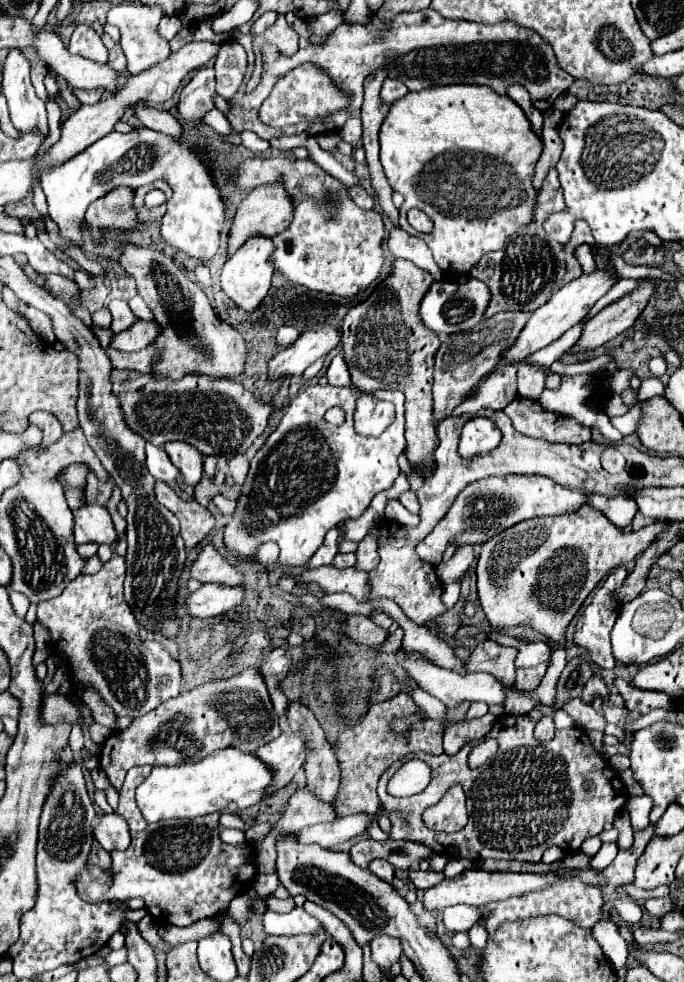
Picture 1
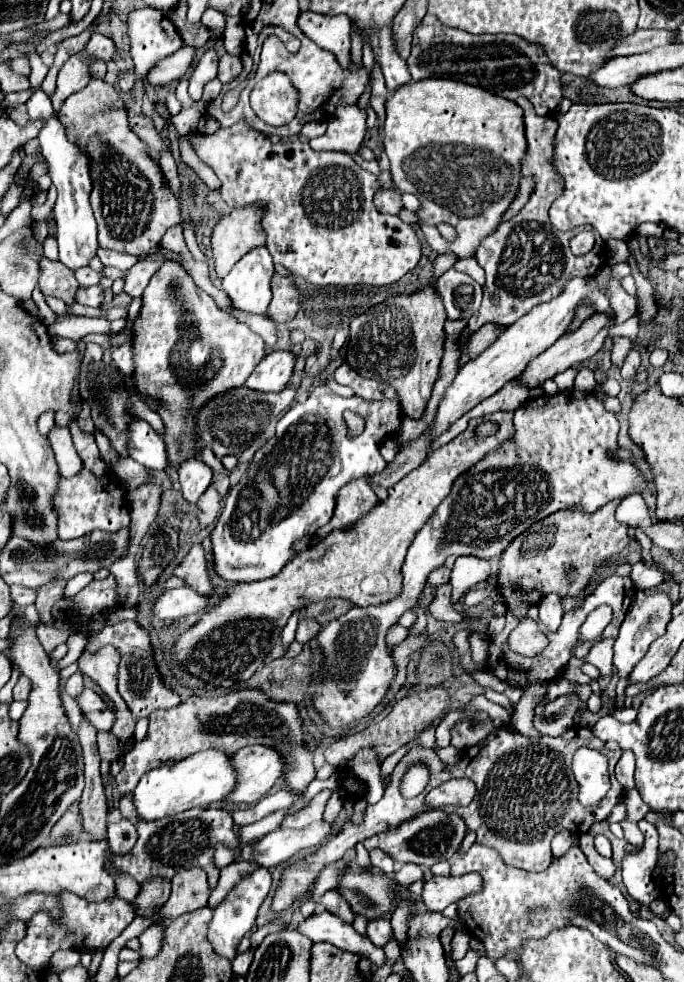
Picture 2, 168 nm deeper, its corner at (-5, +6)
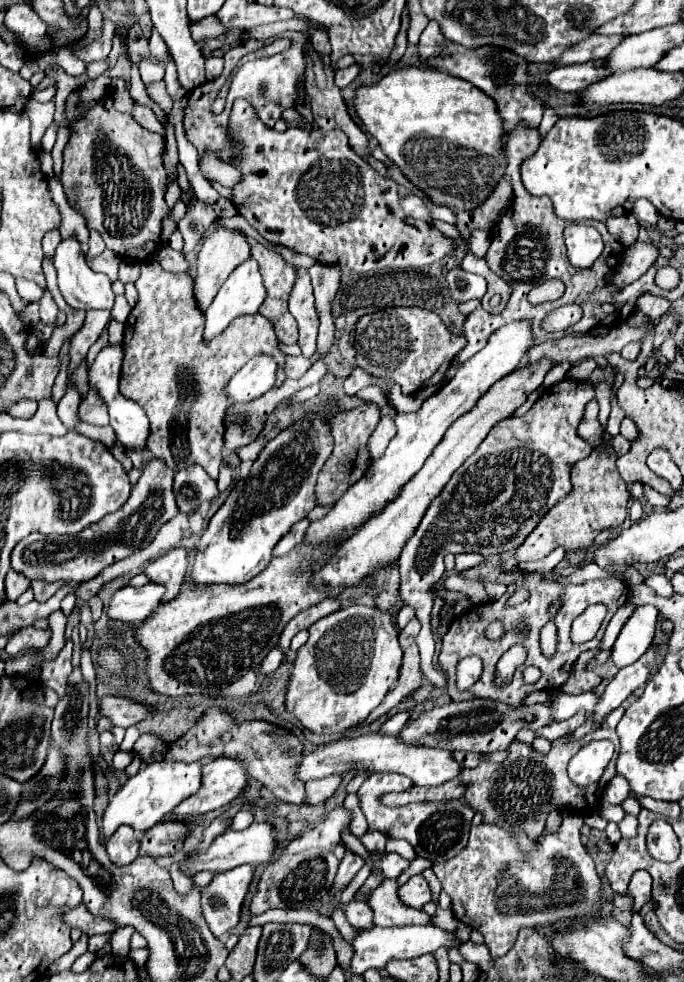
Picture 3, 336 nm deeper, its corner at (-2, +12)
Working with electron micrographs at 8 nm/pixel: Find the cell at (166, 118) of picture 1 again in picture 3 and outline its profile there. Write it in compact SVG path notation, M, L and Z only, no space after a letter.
M237 100L231 112L229 134L235 142L243 144L239 150L241 158L237 160L243 182L233 188L235 208L265 240L307 254L319 264L337 264L355 272L371 272L387 266L427 266L455 252L455 240L447 238L441 230L421 220L407 218L399 204L401 196L397 182L381 178L363 158L359 158L349 148L343 132L323 132L319 128L305 130L301 126L289 126L285 132L277 132L257 118L247 100Z

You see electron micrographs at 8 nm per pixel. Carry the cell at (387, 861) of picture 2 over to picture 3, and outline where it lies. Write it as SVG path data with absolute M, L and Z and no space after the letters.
M367 830L365 834L363 834L363 838L361 838L361 842L363 842L363 846L369 850L369 852L373 852L373 850L385 850L385 842L387 842L387 836L383 836L381 832L371 832L371 830Z

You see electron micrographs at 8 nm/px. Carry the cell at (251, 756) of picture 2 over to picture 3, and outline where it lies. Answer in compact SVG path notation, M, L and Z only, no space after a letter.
M215 758L203 766L203 784L195 796L175 808L175 816L199 816L223 808L241 796L247 784L247 772L239 760Z

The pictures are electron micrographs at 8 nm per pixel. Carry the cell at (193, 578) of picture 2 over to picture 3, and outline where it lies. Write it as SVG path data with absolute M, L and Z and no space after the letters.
M173 548L167 554L163 554L161 558L153 560L145 568L145 574L151 582L165 586L165 594L163 594L161 602L169 602L177 596L177 592L187 576L187 568L189 568L189 564L187 564L185 548Z

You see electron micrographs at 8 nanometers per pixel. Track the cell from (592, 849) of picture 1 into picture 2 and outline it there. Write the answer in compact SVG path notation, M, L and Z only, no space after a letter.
M594 836L594 848L598 854L610 858L612 856L612 848L610 848L610 840L606 836Z

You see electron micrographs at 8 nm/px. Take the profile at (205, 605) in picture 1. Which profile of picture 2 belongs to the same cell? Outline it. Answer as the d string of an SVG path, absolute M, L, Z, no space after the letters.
M188 586L166 590L154 604L154 616L164 620L176 620L182 616L198 614L206 610L210 604L210 596L198 594L196 590L190 590Z

